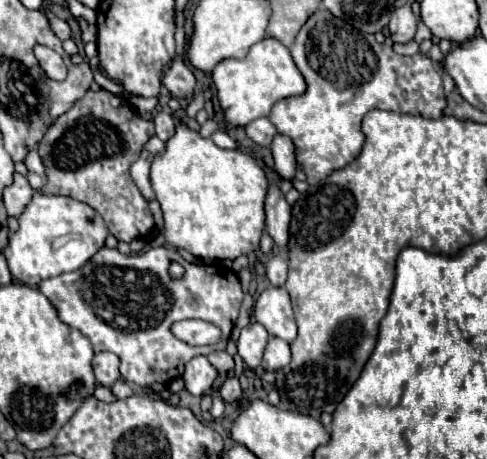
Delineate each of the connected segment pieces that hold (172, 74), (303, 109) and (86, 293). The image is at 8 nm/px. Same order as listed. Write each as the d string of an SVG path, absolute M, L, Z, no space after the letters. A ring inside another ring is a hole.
M175 12L175 23L176 57L174 57L174 65L170 65L170 69L162 77L162 83L164 83L164 87L176 99L192 99L194 87L196 87L196 77L194 77L194 73L190 71L190 67L186 60L184 60L187 41L184 30L185 17L183 12Z
M318 9L300 29L296 35L294 45L290 47L290 53L294 57L294 63L302 71L308 89L300 97L286 97L280 99L268 119L276 125L278 133L292 137L296 145L296 161L304 169L308 183L316 185L322 179L326 179L332 171L338 171L352 163L364 145L364 133L362 133L362 117L372 109L384 109L394 113L410 113L410 115L422 115L428 119L442 117L442 111L446 107L446 97L442 89L442 77L436 71L436 65L424 55L416 53L412 57L404 57L394 53L392 47L382 45L374 39L374 35L356 31L352 25L344 23L342 19L336 19L330 11Z
M102 247L88 263L88 275L84 269L62 273L58 277L46 279L38 285L38 289L52 301L52 305L58 309L58 315L64 323L70 327L82 331L94 345L94 351L110 351L120 357L120 373L124 381L132 381L140 387L148 387L152 383L166 383L172 379L182 377L184 365L196 357L196 355L208 355L212 351L226 349L226 343L230 339L230 331L236 323L240 305L242 305L242 287L232 269L222 269L216 265L194 265L184 261L174 249L166 247L150 247L146 253L132 253L124 255L118 249ZM170 263L180 263L184 267L184 275L174 279L170 277ZM182 319L202 319L208 323L214 323L222 329L222 341L208 347L192 347L180 339L176 339L170 331L172 323Z

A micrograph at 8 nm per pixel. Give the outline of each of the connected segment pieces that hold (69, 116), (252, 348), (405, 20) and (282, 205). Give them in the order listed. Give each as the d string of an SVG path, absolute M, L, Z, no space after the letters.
M100 89L100 91L88 91L68 113L58 117L54 125L48 129L44 139L38 145L38 153L42 157L42 163L46 167L48 183L42 187L44 193L48 195L66 195L74 197L92 209L96 209L104 223L108 225L110 233L118 241L130 243L132 239L144 237L154 229L154 219L148 207L148 201L140 195L138 187L134 185L130 177L130 165L140 157L140 151L144 143L154 135L154 123L142 119L128 99L116 97L114 93Z
M250 323L240 333L238 355L250 369L256 369L262 363L266 345L268 345L268 331L260 323Z
M410 3L402 5L400 9L394 11L394 15L390 19L390 25L388 25L392 41L396 41L396 43L408 43L408 41L412 41L414 33L416 33L416 25L418 25L418 19L412 13Z
M270 185L266 197L266 231L282 253L288 253L288 225L290 205L286 203L284 193L276 185Z

